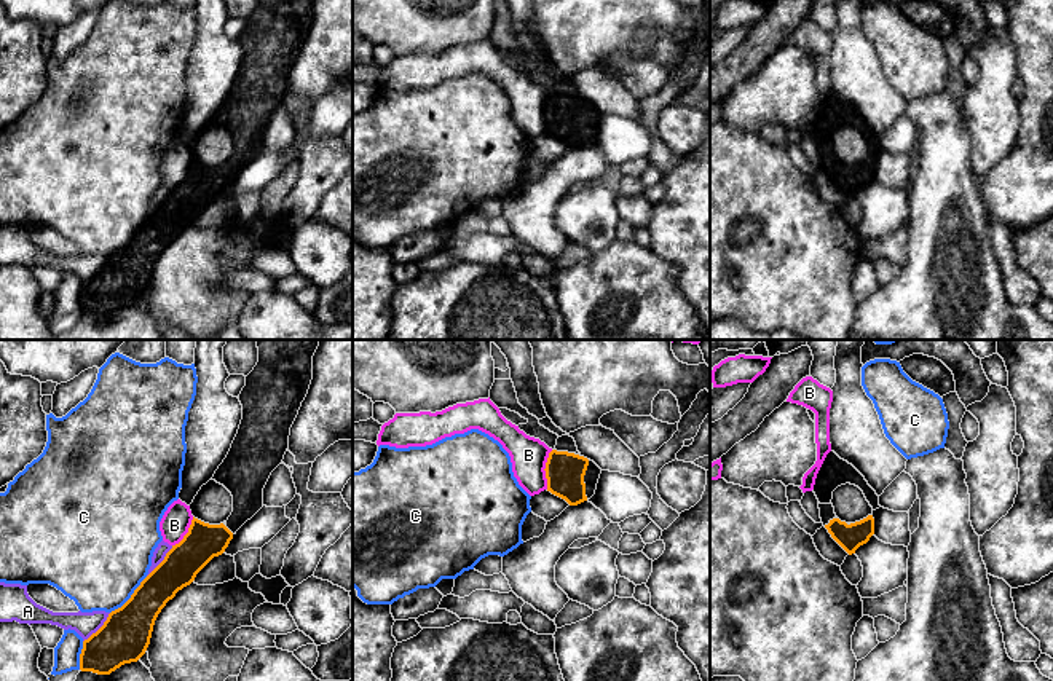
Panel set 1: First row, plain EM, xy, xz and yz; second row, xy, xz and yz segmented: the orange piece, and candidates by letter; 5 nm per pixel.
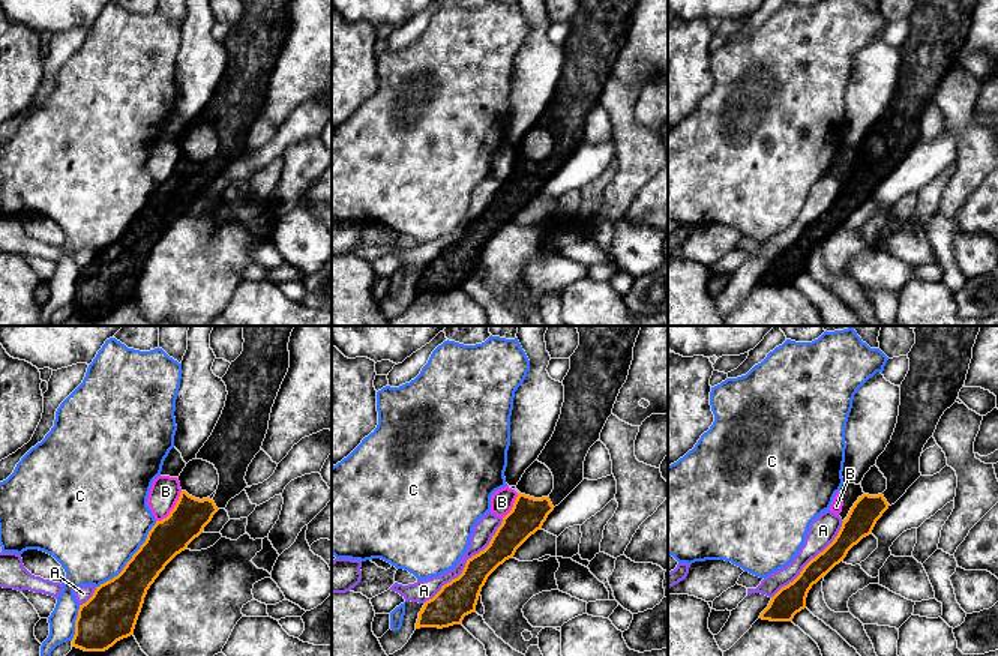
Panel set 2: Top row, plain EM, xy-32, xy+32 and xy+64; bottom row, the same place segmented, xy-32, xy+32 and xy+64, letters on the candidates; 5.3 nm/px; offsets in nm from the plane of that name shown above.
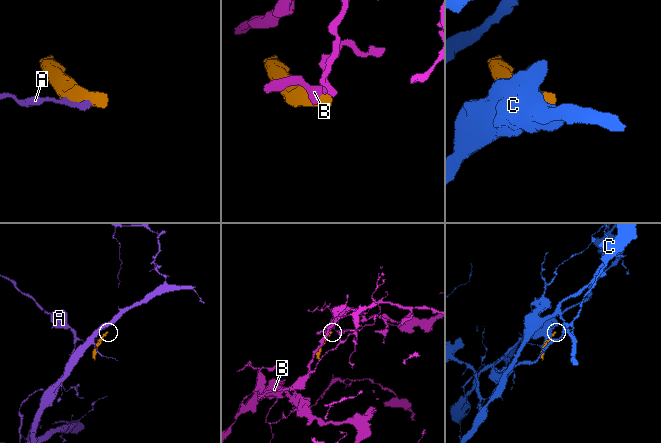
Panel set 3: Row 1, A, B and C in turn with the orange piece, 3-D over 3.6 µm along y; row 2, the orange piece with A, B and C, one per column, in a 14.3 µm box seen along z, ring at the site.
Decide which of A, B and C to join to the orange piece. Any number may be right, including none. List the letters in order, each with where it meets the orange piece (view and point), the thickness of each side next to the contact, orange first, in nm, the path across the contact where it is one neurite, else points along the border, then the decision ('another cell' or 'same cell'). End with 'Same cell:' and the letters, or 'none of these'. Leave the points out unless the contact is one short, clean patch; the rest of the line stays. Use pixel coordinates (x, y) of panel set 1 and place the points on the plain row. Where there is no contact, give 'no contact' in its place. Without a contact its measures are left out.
A: meets orange in xy at (99, 271); 260 nm thick on the orange side, 120 nm on the other; another cell
B: meets orange in xz at (544, 112); 190 nm thick on the orange side, 190 nm on the other; border along xz (552, 93), (544, 112), (546, 131); another cell
C: meets orange in xy at (131, 240); 260 nm thick on the orange side, 480 nm on the other; another cell
Same cell: none of these

